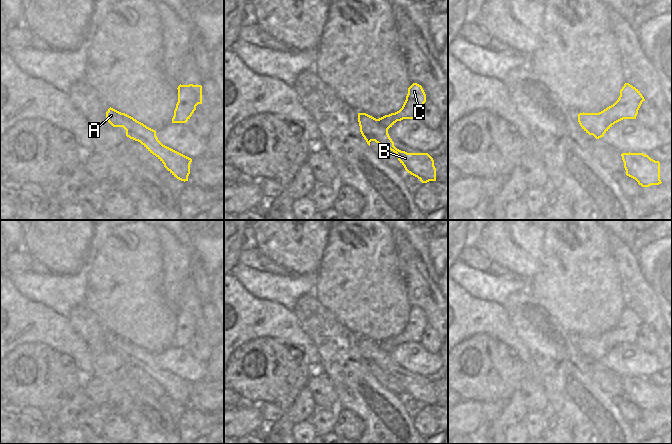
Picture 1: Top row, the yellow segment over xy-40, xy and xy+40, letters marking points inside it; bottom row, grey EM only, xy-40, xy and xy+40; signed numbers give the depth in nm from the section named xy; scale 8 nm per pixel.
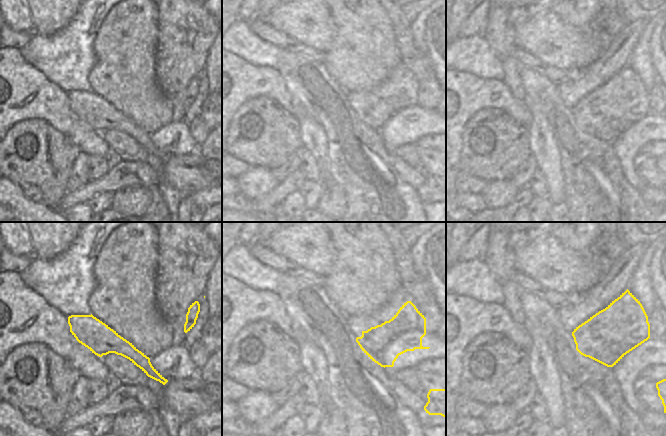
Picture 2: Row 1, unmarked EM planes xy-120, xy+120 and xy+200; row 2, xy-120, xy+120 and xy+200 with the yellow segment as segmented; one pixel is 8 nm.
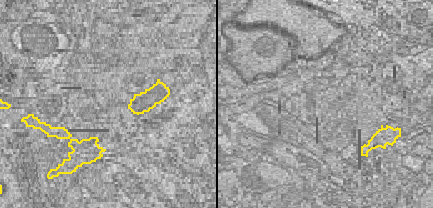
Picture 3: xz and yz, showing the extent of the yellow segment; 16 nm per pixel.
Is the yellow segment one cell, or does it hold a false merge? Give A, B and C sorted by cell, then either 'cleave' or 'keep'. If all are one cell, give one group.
groups A B / C; cleave

